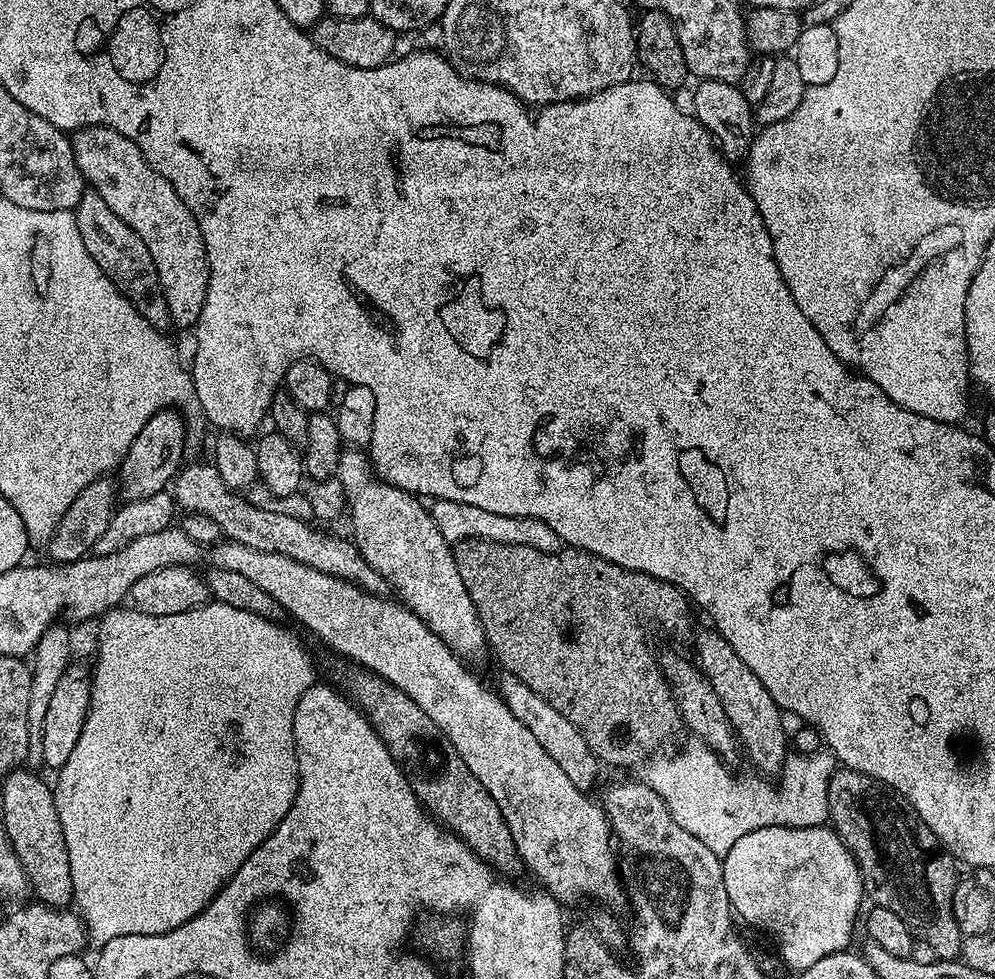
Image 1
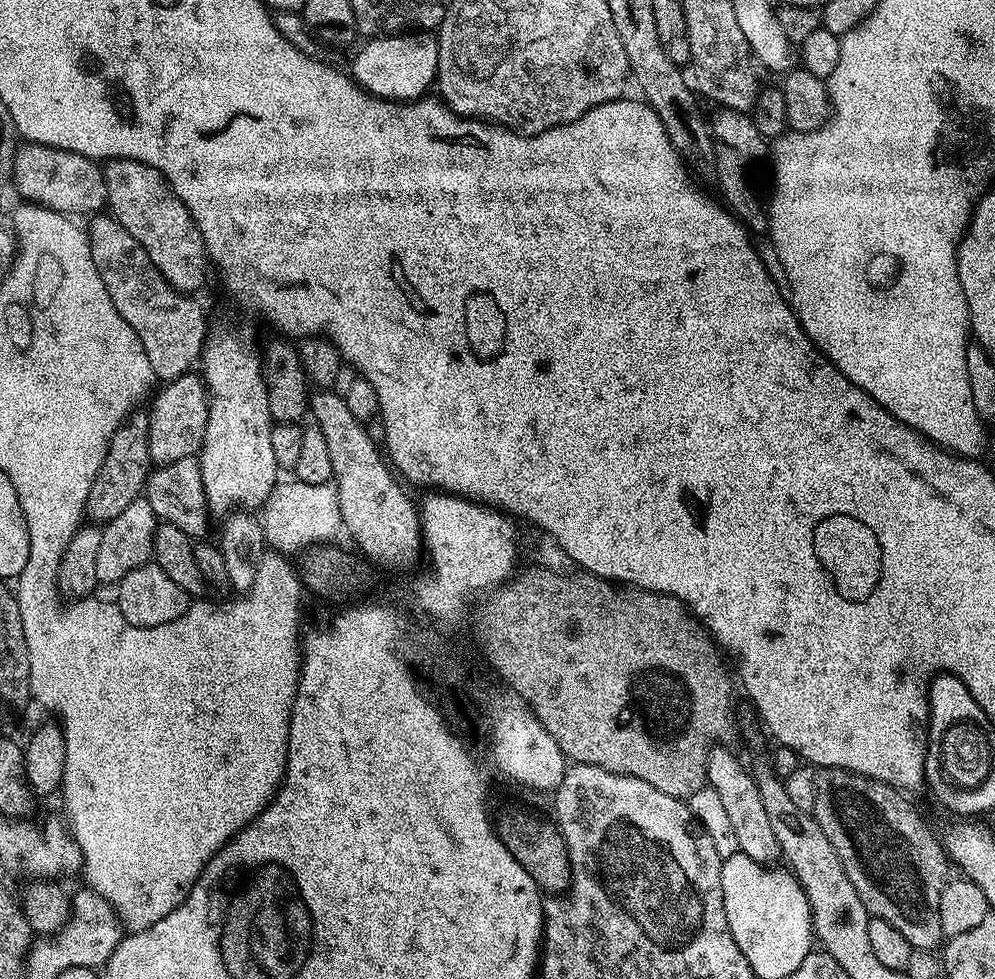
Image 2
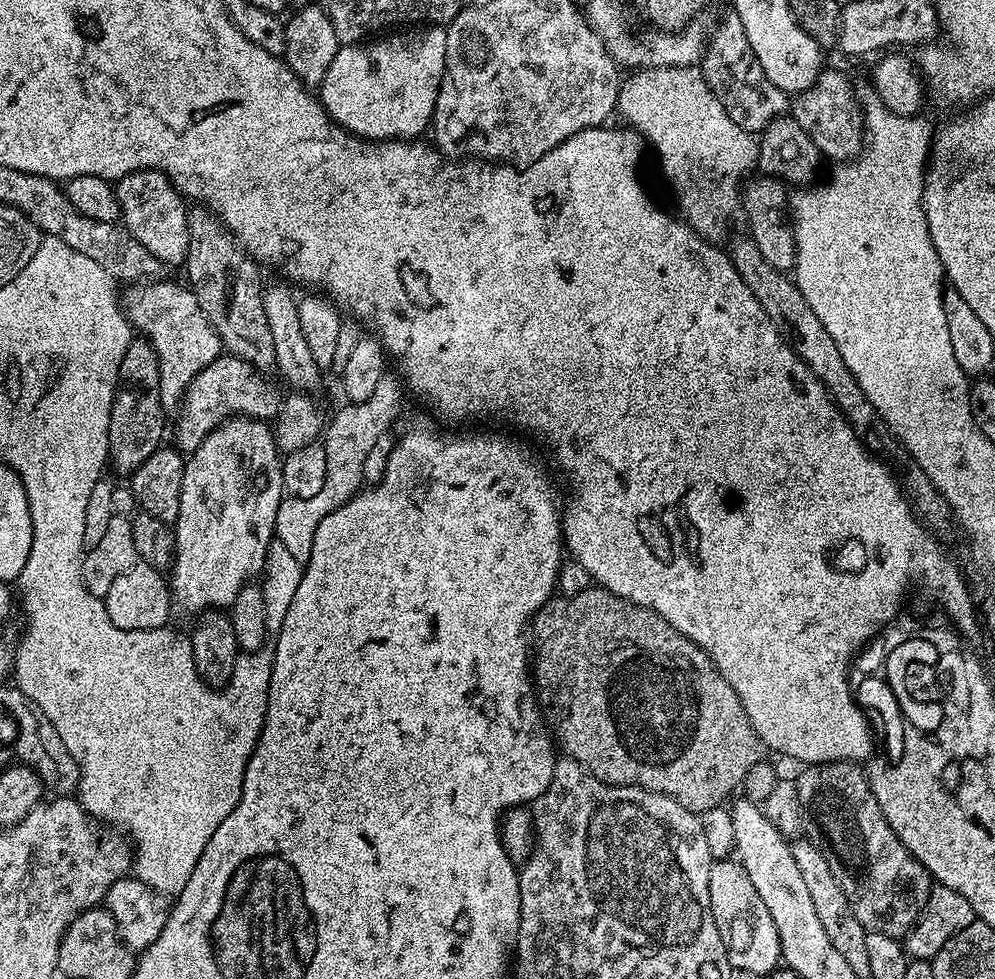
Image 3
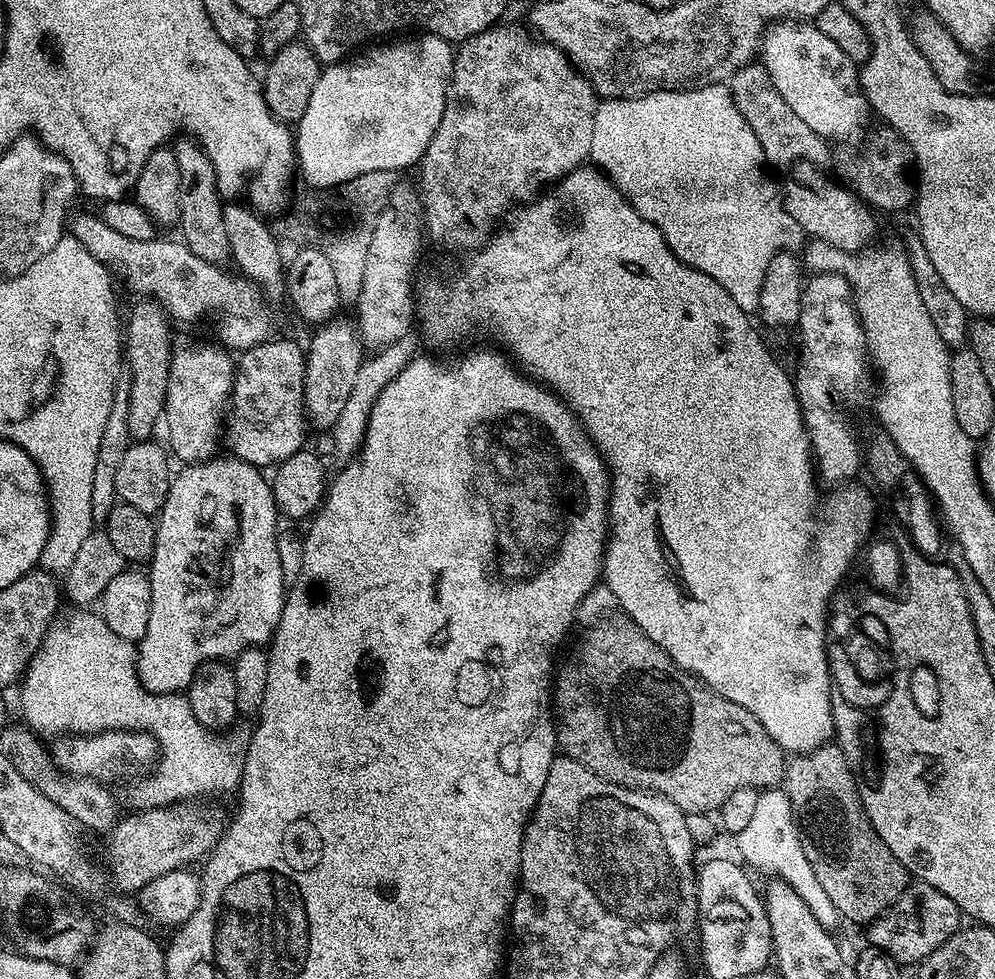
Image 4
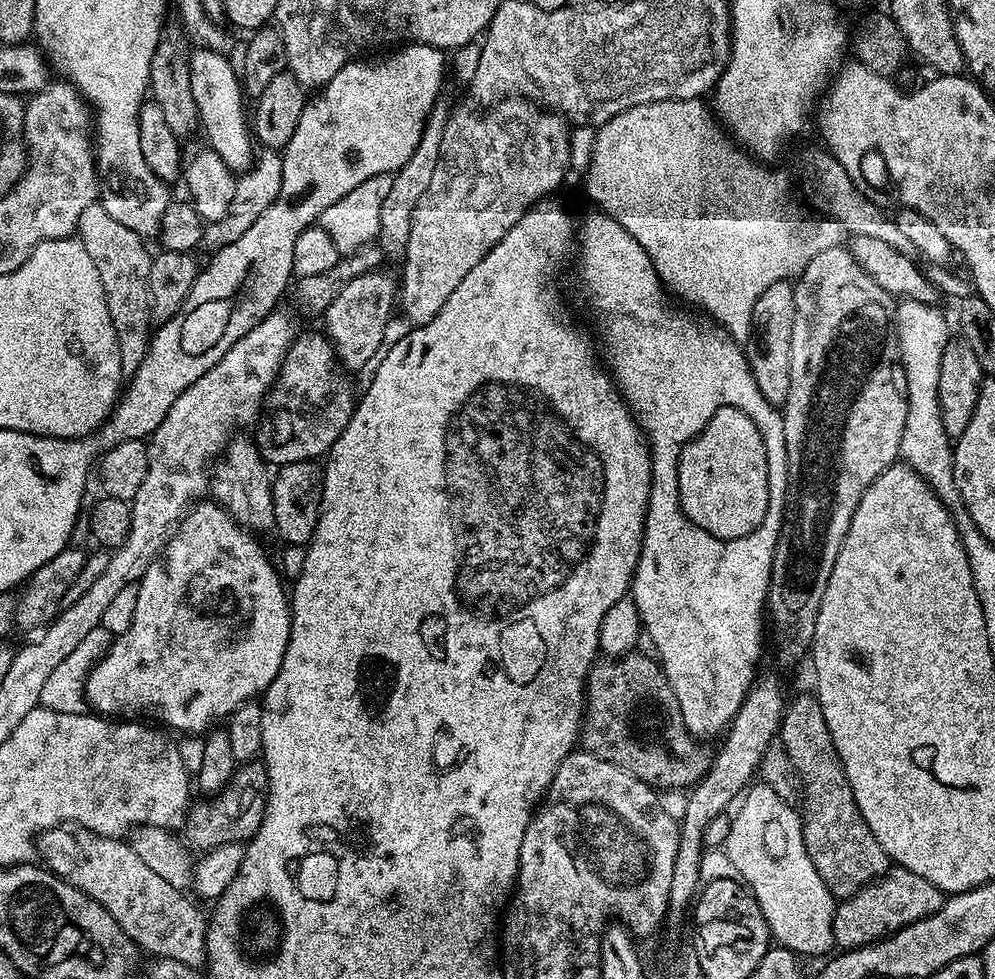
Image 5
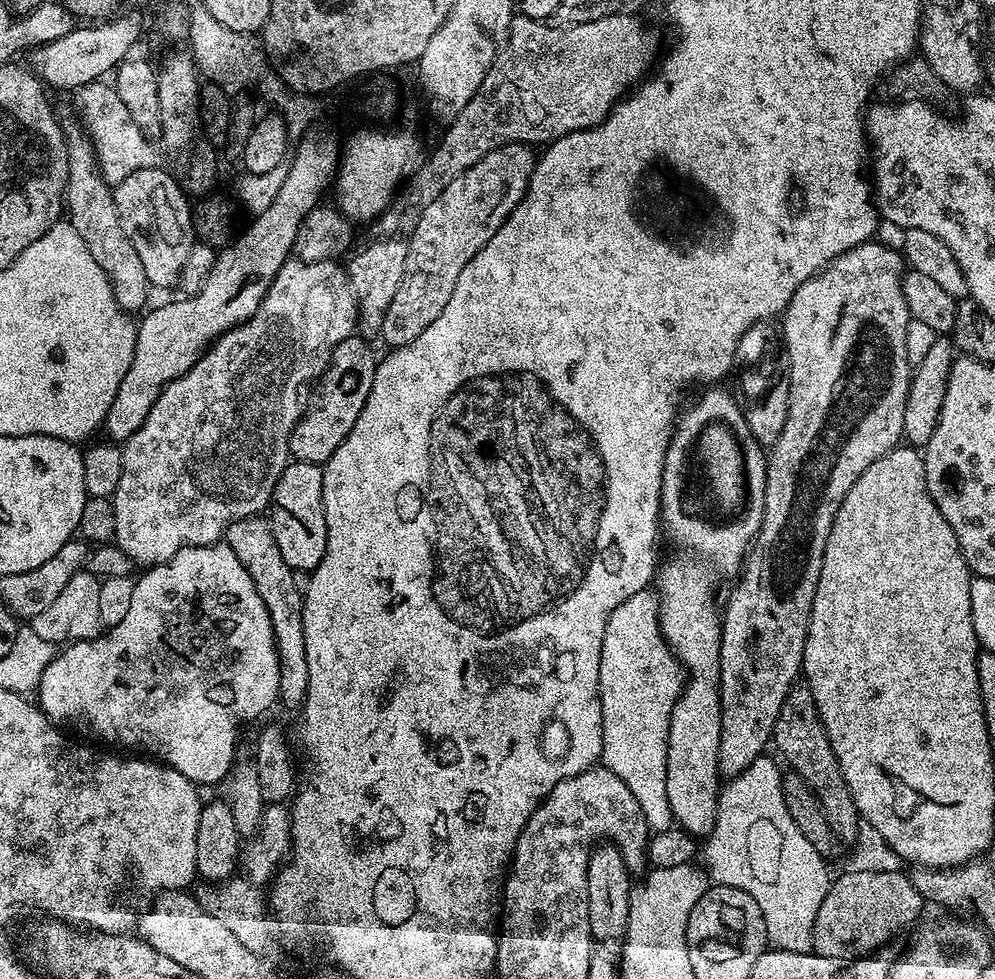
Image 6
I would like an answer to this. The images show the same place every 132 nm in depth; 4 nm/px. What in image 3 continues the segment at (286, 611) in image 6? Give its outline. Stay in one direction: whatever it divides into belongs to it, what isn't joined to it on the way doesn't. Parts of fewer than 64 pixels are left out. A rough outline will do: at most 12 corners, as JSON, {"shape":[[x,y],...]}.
{"shape":[[165,278],[122,292],[158,354],[165,413],[222,354],[191,287]]}

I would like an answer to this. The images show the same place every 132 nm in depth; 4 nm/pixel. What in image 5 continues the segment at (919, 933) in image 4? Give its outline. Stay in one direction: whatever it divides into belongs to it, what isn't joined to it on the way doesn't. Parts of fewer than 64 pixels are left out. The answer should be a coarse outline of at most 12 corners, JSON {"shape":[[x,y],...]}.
{"shape":[[899,866],[837,903],[832,939],[875,944],[944,905]]}

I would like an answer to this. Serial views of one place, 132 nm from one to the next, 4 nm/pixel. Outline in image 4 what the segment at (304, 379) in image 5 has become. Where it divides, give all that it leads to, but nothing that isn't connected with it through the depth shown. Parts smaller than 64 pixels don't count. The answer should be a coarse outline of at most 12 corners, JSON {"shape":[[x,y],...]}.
{"shape":[[306,352],[239,353],[226,448],[261,470],[305,447]]}

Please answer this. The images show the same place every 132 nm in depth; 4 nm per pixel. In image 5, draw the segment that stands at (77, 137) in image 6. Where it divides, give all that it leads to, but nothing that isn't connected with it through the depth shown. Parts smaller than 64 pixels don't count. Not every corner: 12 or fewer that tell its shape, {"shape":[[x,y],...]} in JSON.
{"shape":[[99,202],[86,246],[118,338],[122,377],[146,358],[153,253]]}

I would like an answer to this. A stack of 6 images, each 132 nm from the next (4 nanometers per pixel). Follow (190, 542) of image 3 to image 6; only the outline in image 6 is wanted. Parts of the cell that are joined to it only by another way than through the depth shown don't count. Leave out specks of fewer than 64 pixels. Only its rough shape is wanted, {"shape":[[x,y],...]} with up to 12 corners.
{"shape":[[223,542],[136,580],[38,707],[197,786],[280,694]]}

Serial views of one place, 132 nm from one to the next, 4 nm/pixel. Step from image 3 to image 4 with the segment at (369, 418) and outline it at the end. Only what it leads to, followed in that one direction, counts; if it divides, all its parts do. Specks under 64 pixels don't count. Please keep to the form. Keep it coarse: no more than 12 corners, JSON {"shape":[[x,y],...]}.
{"shape":[[414,330],[369,355],[330,429],[346,462],[378,394],[419,353]]}

